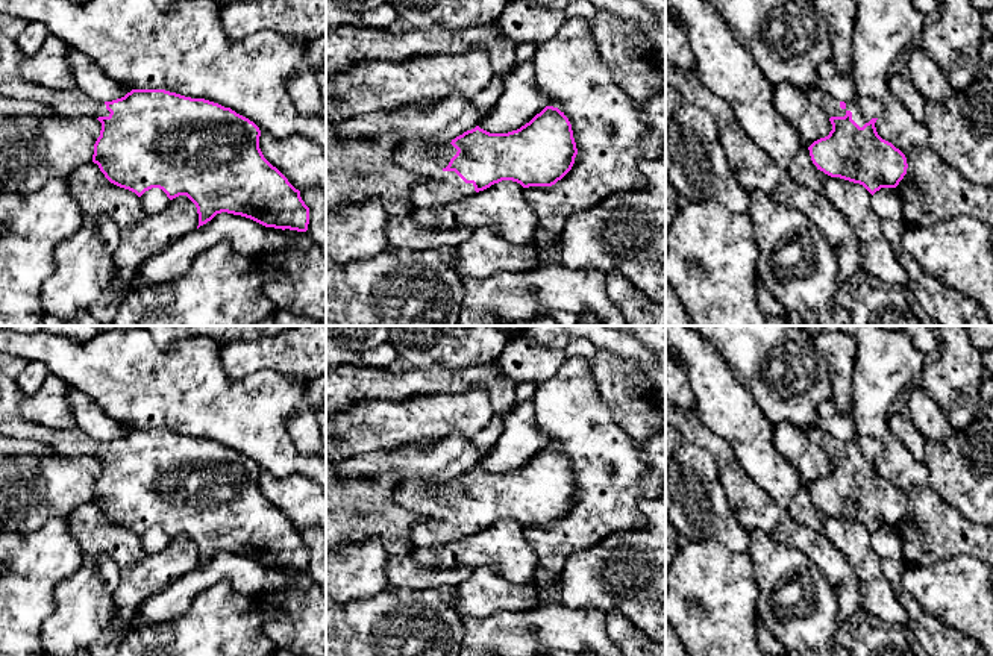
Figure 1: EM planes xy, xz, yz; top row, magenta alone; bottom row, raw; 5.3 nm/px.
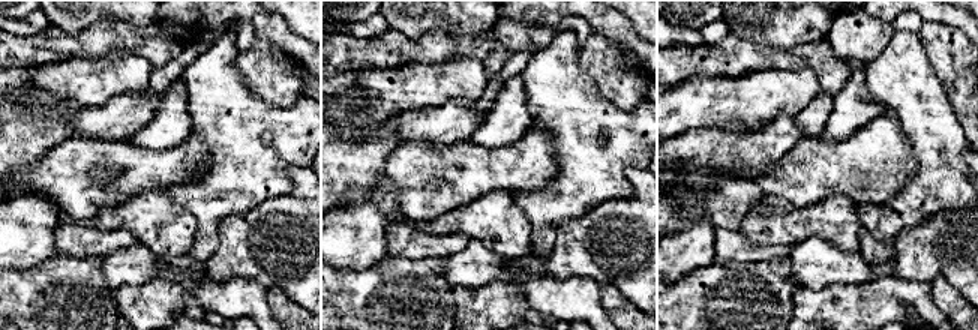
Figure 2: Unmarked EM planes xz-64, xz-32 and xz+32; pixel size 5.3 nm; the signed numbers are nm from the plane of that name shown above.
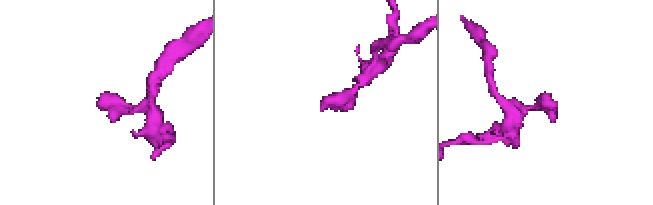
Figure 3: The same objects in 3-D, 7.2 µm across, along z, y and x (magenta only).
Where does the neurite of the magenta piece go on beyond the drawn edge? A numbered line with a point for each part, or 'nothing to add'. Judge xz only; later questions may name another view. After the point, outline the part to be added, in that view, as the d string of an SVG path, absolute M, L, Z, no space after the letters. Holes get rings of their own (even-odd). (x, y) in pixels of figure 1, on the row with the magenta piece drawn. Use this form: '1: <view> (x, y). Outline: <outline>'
1: xz (435, 187). Outline: M408 139L391 152L391 164L418 177L412 188L412 205L431 208L473 195L473 183L465 183L455 171L446 171L456 148L447 142L424 145Z

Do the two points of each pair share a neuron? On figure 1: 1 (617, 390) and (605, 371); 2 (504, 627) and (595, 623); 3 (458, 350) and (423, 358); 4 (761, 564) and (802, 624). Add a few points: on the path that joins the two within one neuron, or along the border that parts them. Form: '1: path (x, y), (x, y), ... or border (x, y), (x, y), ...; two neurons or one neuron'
1: path (617, 385), (610, 376); one neuron
2: path (526, 626), (534, 623), (572, 623); one neuron
3: path (449, 350), (432, 350); one neuron
4: path (764, 585), (767, 611), (773, 623), (781, 626); one neuron

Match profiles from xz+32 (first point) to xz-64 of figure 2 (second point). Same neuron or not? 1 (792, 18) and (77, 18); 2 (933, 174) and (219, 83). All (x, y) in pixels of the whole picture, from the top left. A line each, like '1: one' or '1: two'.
1: one
2: one

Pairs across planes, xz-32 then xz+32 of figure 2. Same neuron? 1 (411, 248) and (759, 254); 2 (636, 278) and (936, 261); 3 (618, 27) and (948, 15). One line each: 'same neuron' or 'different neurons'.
1: same neuron
2: same neuron
3: same neuron

